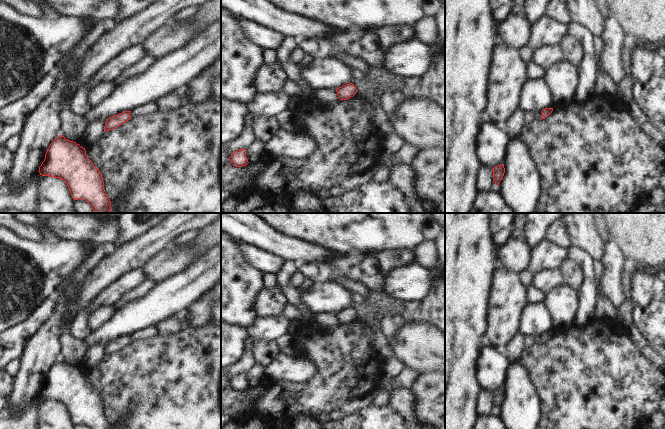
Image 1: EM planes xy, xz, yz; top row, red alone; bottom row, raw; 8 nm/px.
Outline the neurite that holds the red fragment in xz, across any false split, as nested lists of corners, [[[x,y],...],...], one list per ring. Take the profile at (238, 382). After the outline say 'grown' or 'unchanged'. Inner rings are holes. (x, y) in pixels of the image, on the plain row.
[[[239,373],[229,381],[230,387],[235,391],[246,390],[249,386],[246,381],[246,373]]] | unchanged

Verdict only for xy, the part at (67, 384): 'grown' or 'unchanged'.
unchanged

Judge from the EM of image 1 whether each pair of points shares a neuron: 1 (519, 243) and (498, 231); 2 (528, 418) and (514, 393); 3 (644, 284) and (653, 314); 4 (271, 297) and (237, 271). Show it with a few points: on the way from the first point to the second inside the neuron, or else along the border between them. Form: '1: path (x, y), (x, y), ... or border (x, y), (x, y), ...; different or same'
1: border (515, 228), (509, 240), (498, 251); different
2: path (522, 412), (522, 401), (520, 399); same
3: path (651, 291), (653, 293), (653, 307); same
4: border (263, 287), (254, 301), (254, 310), (256, 312); different

